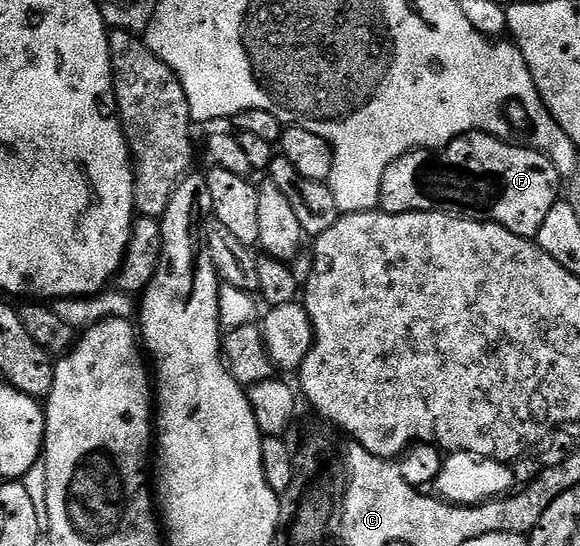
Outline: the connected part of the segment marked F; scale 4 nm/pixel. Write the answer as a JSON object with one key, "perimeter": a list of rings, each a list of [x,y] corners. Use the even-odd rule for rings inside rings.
{"perimeter":[[[473,131],[456,137],[443,149],[418,149],[402,155],[397,161],[390,163],[390,167],[386,167],[386,175],[382,175],[379,208],[385,213],[414,213],[431,210],[432,201],[445,201],[448,205],[465,205],[472,212],[469,214],[473,218],[487,218],[514,235],[535,238],[550,212],[550,207],[554,207],[554,203],[561,200],[562,178],[554,163],[539,149],[523,149],[520,145],[507,145],[508,143],[491,133]]]}

